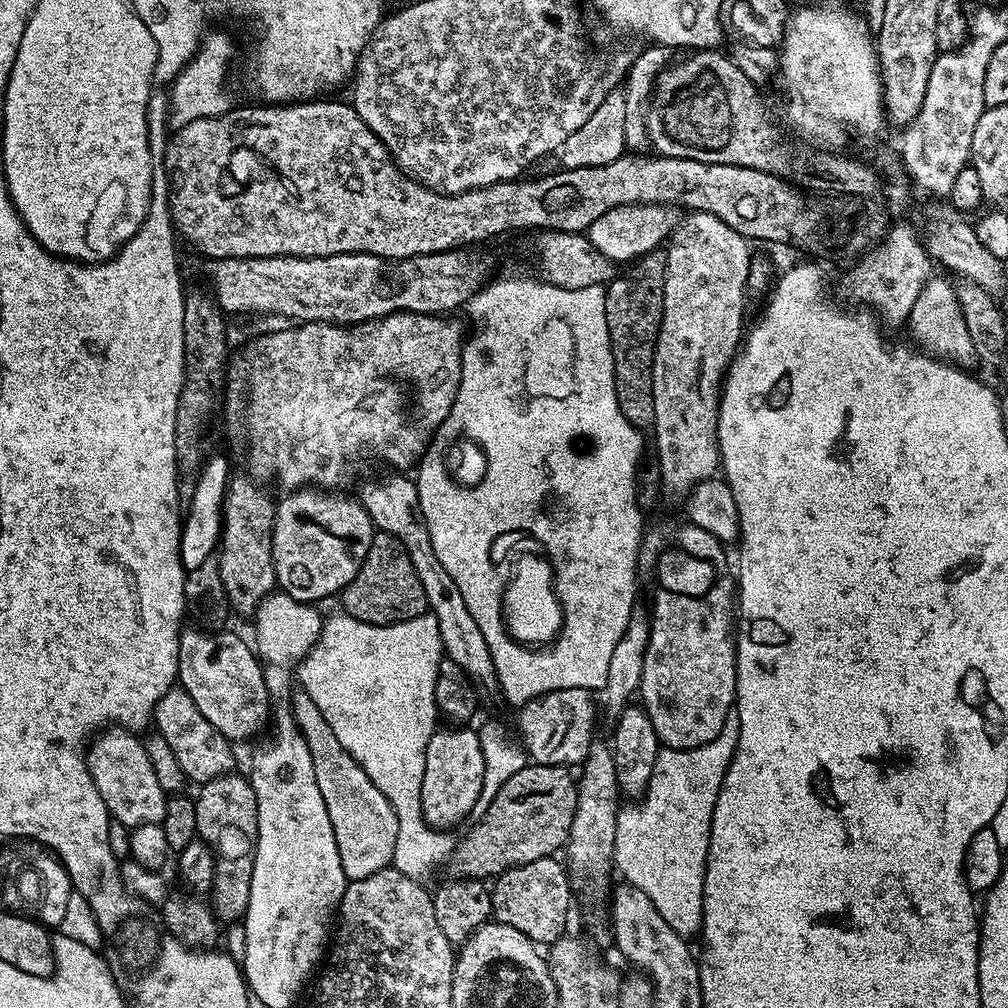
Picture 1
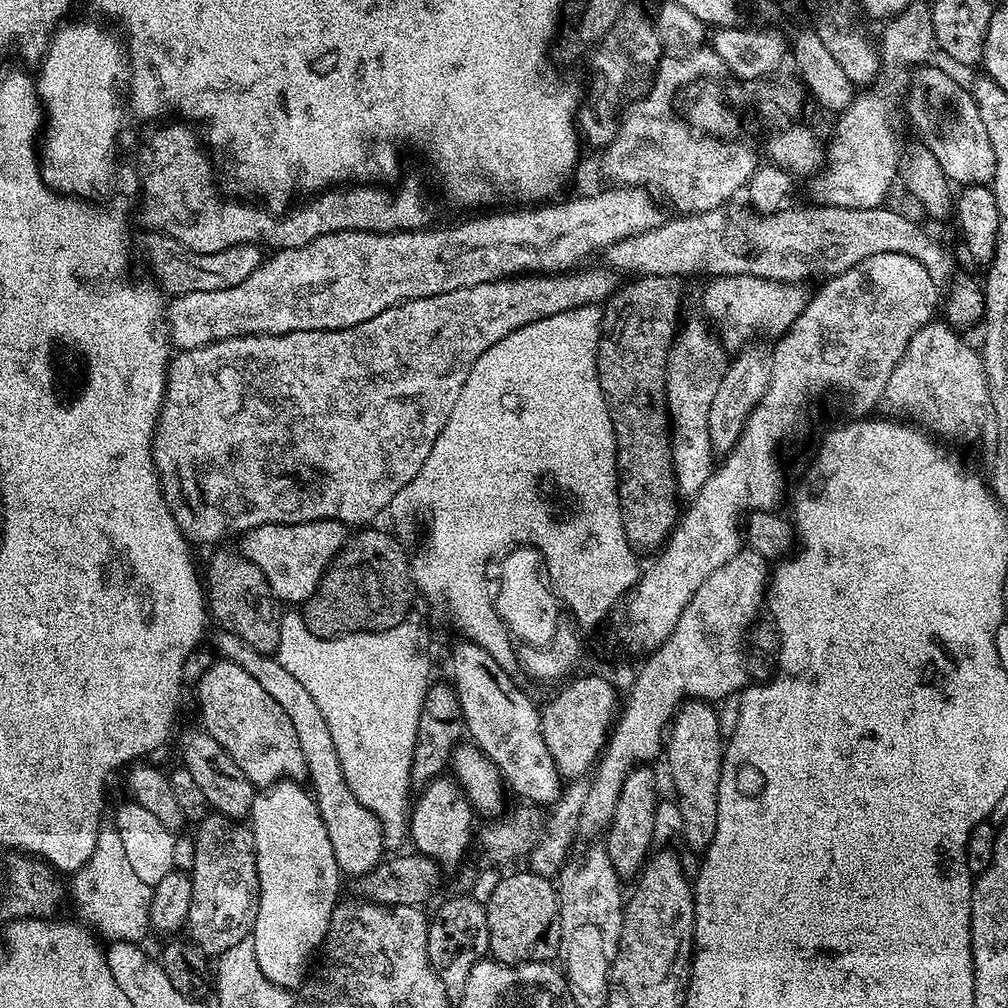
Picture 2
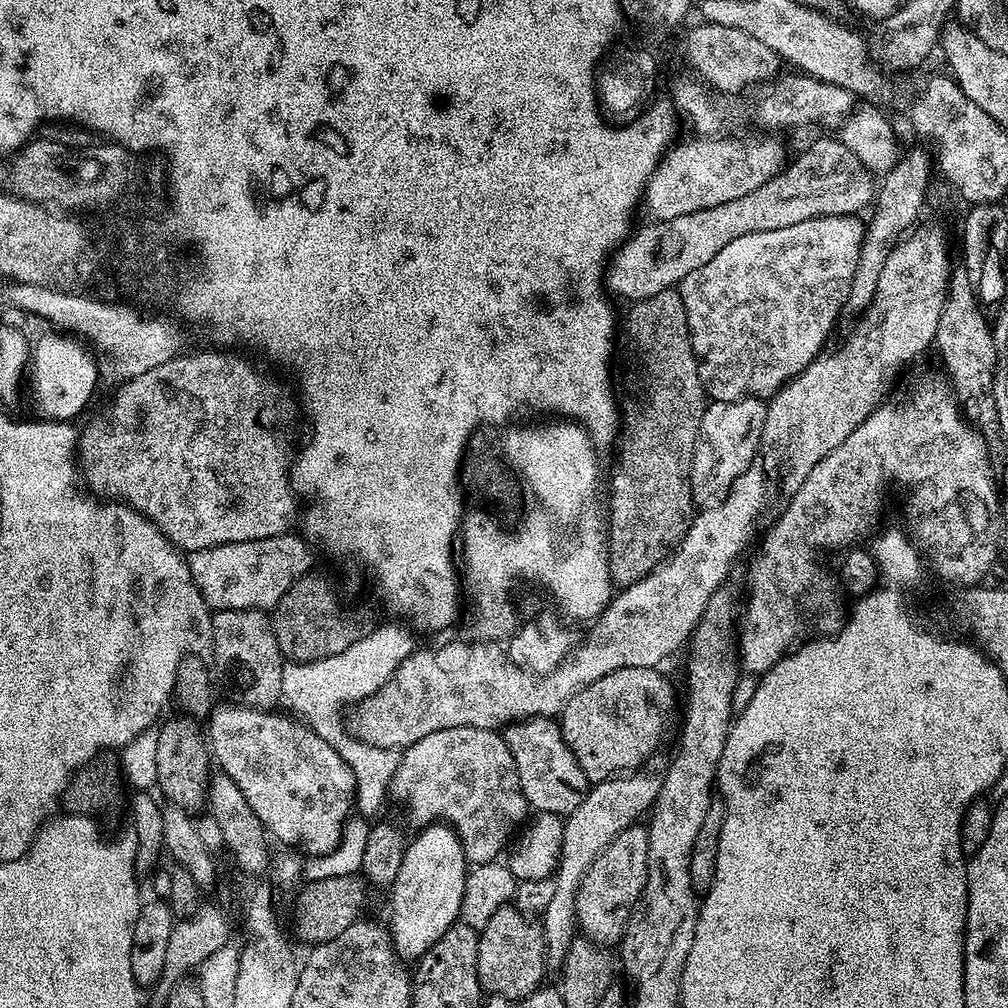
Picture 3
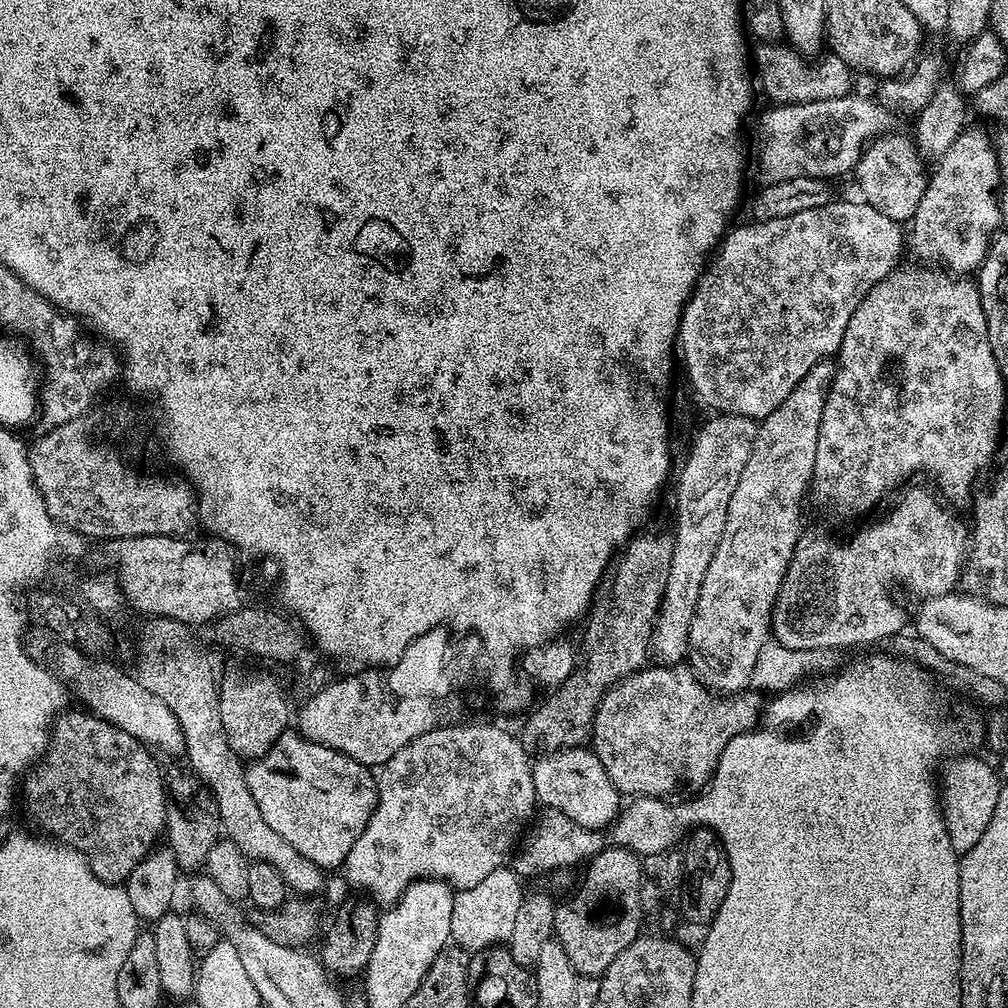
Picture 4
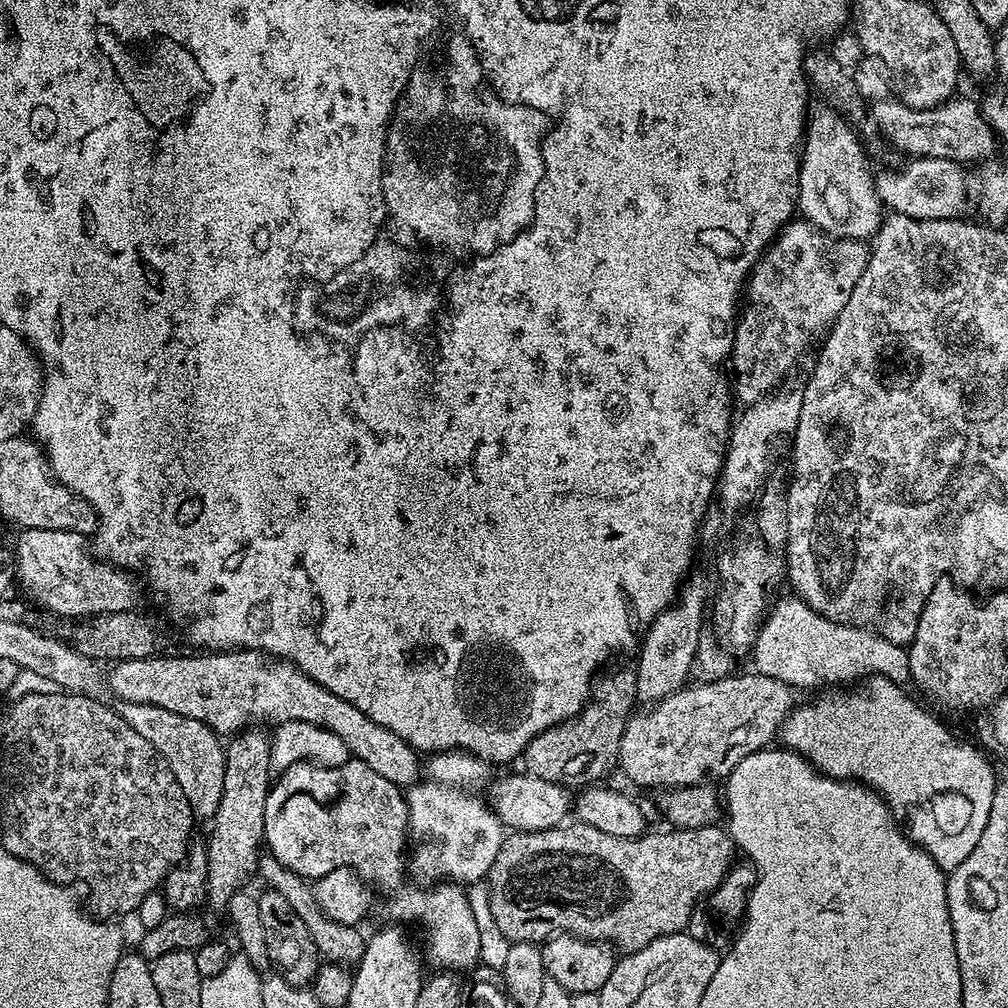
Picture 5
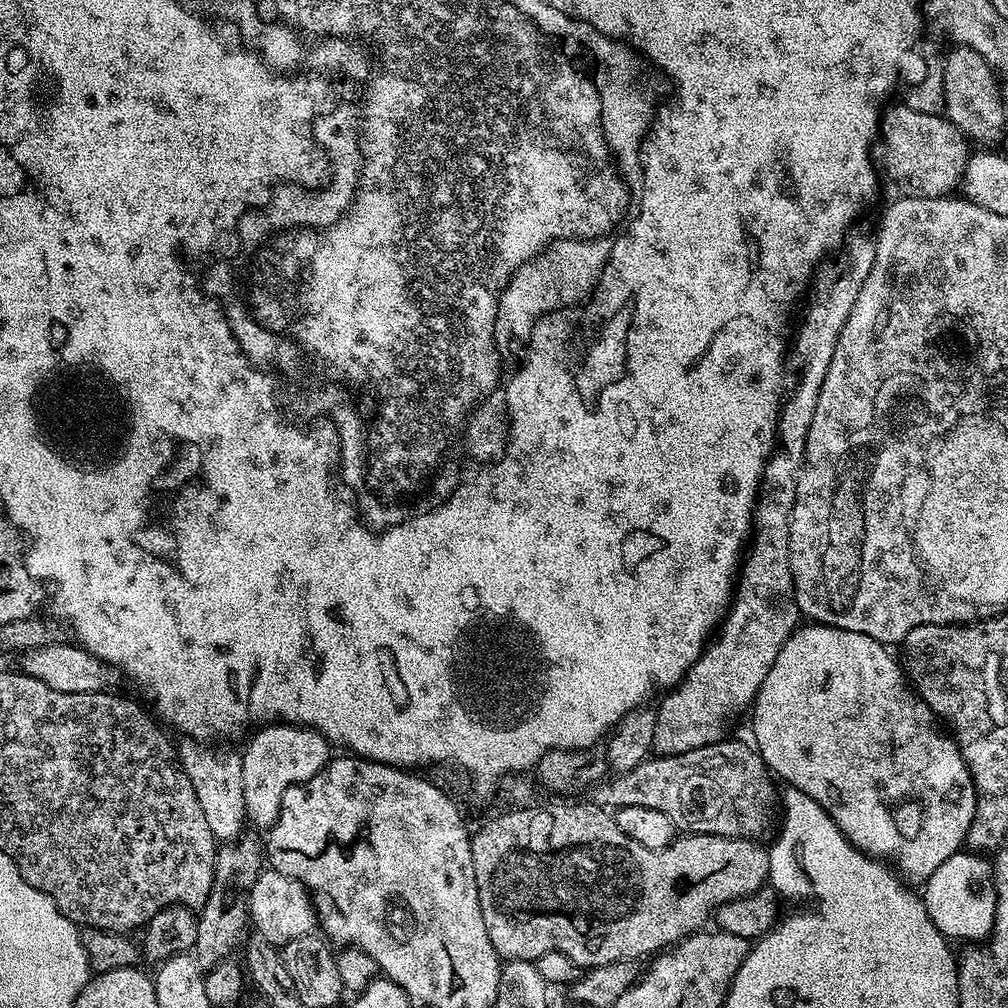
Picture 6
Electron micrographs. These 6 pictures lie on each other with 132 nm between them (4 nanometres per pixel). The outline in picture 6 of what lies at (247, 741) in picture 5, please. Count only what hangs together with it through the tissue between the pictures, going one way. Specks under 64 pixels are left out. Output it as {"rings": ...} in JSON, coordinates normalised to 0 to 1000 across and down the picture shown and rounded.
{"rings":[[[247,827],[238,829],[233,835],[223,836],[215,844],[214,858],[212,859],[212,879],[208,883],[208,891],[204,891],[202,898],[196,902],[194,915],[192,949],[200,961],[211,960],[219,952],[229,949],[234,936],[236,936],[236,940],[239,934],[243,932],[242,920],[245,922],[248,917],[246,887],[250,884],[255,871],[258,870],[263,853],[264,845],[259,834],[257,837]]]}

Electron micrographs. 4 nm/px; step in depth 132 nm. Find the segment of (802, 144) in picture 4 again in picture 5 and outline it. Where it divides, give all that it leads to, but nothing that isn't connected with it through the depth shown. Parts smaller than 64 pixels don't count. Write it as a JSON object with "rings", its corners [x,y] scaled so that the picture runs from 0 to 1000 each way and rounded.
{"rings":[[[874,97],[864,104],[865,119],[869,127],[886,143],[904,156],[935,157],[960,165],[963,159],[979,160],[988,147],[990,136],[976,116],[973,104],[964,99],[944,97],[929,107],[907,108],[892,97]]]}

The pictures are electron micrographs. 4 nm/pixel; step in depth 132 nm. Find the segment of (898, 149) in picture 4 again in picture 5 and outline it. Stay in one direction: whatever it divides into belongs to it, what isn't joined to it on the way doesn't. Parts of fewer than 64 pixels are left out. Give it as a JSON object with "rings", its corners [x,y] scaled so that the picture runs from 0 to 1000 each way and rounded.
{"rings":[[[922,155],[905,157],[901,161],[898,167],[893,167],[890,171],[877,171],[869,175],[869,191],[874,203],[882,211],[899,212],[903,216],[912,218],[942,218],[951,215],[955,211],[952,209],[960,202],[960,183],[956,180],[957,168],[946,159],[923,157]]]}

